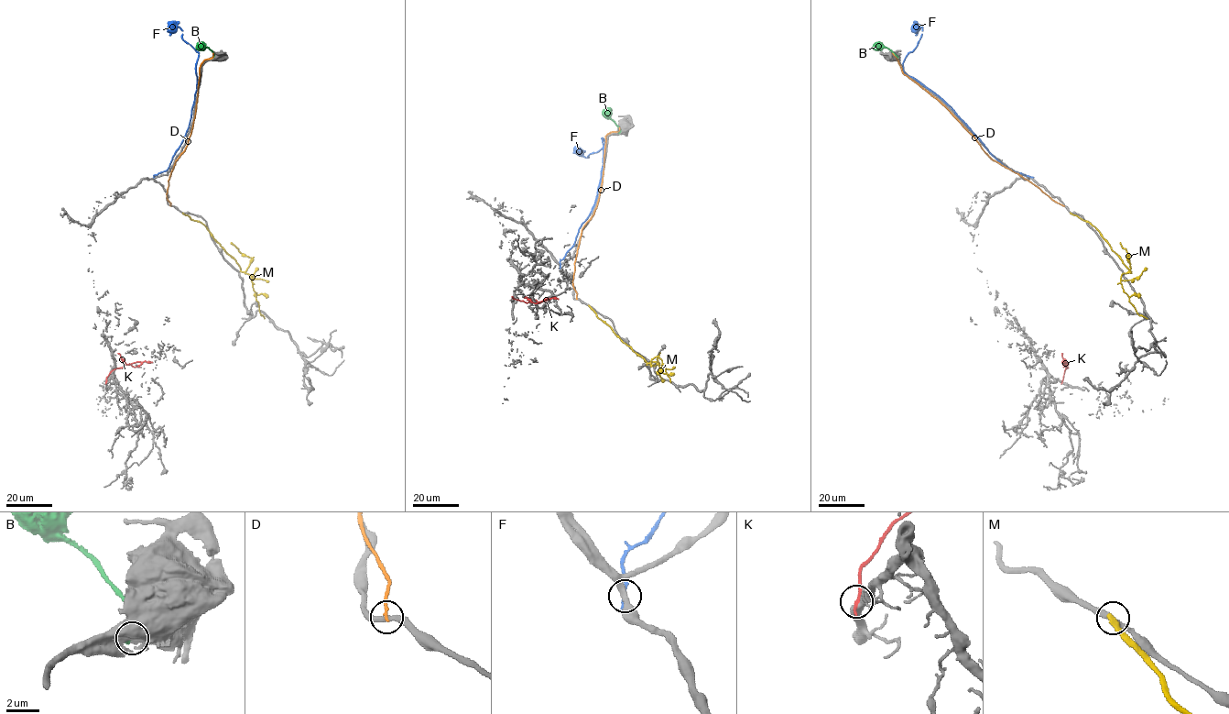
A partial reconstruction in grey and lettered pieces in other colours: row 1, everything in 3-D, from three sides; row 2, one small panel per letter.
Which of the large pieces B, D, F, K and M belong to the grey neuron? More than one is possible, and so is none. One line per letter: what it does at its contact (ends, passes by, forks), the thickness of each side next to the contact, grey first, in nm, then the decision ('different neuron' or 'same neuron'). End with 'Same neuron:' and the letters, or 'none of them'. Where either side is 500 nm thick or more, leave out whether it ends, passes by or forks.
B: calibres 600 and 300 nm; different neuron
D: it ends; calibres 320 and 170 nm; different neuron
F: it ends; calibres 360 and 240 nm; different neuron
K: calibres 500 and 260 nm; different neuron
M: it ends; calibres 280 and 280 nm; different neuron
Same neuron: none of them

